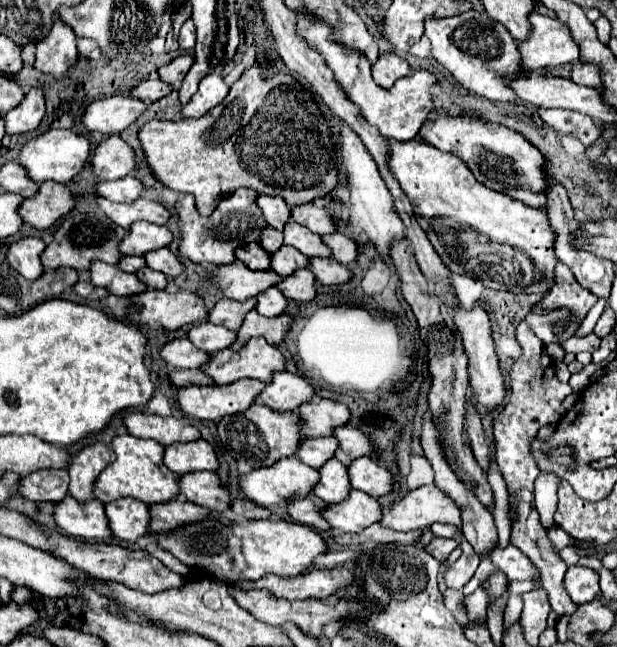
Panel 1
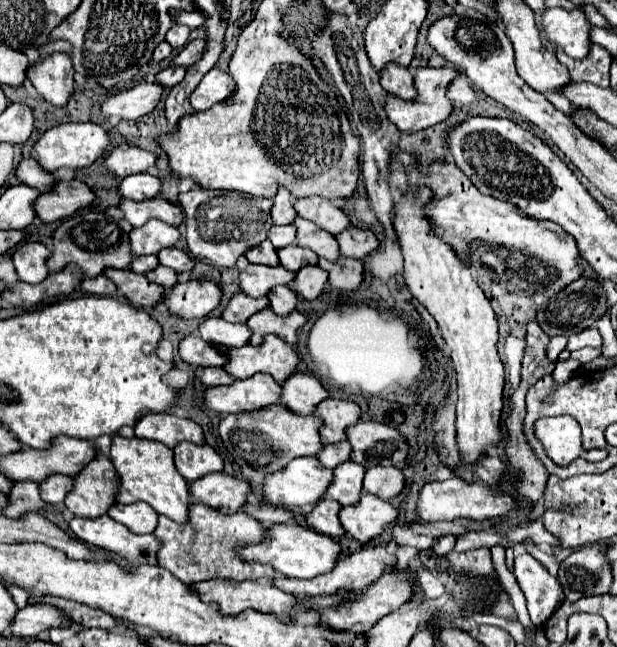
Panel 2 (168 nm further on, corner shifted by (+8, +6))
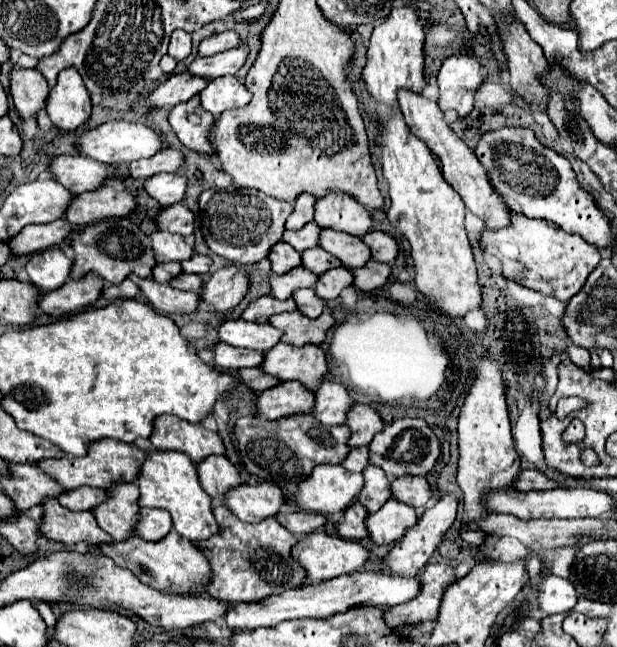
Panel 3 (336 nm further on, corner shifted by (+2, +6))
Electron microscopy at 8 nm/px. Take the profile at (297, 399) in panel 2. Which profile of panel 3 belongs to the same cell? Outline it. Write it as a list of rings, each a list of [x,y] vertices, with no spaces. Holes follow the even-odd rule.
[[[325,380],[317,390],[317,404],[313,416],[319,418],[319,422],[323,422],[325,426],[339,426],[345,424],[351,406],[353,400],[345,386]]]

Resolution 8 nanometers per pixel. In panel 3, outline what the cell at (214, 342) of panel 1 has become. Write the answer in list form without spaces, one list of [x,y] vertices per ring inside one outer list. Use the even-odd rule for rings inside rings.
[[[227,320],[219,328],[219,336],[223,342],[239,348],[251,348],[251,350],[271,350],[283,336],[281,330],[273,328],[271,324],[257,324],[247,320]]]

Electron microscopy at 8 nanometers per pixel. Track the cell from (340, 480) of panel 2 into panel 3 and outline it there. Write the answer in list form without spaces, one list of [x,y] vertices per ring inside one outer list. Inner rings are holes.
[[[367,466],[363,476],[365,476],[365,490],[361,490],[357,500],[369,512],[377,512],[393,496],[389,486],[389,476],[379,466]]]

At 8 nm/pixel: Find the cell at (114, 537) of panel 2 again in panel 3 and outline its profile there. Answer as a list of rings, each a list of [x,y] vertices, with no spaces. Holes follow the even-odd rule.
[[[171,530],[161,542],[145,542],[139,536],[127,538],[125,542],[115,542],[113,546],[105,546],[105,554],[121,568],[131,570],[143,584],[159,590],[159,592],[173,592],[173,594],[189,594],[189,596],[203,596],[207,594],[207,584],[211,582],[211,566],[201,550],[185,542],[175,530]]]

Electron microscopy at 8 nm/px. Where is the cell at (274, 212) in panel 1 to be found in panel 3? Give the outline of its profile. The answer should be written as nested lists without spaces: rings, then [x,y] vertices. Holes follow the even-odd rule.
[[[301,194],[295,202],[295,210],[293,214],[287,218],[287,228],[289,230],[301,230],[307,222],[313,220],[313,212],[315,212],[315,202],[317,198],[313,194]]]

